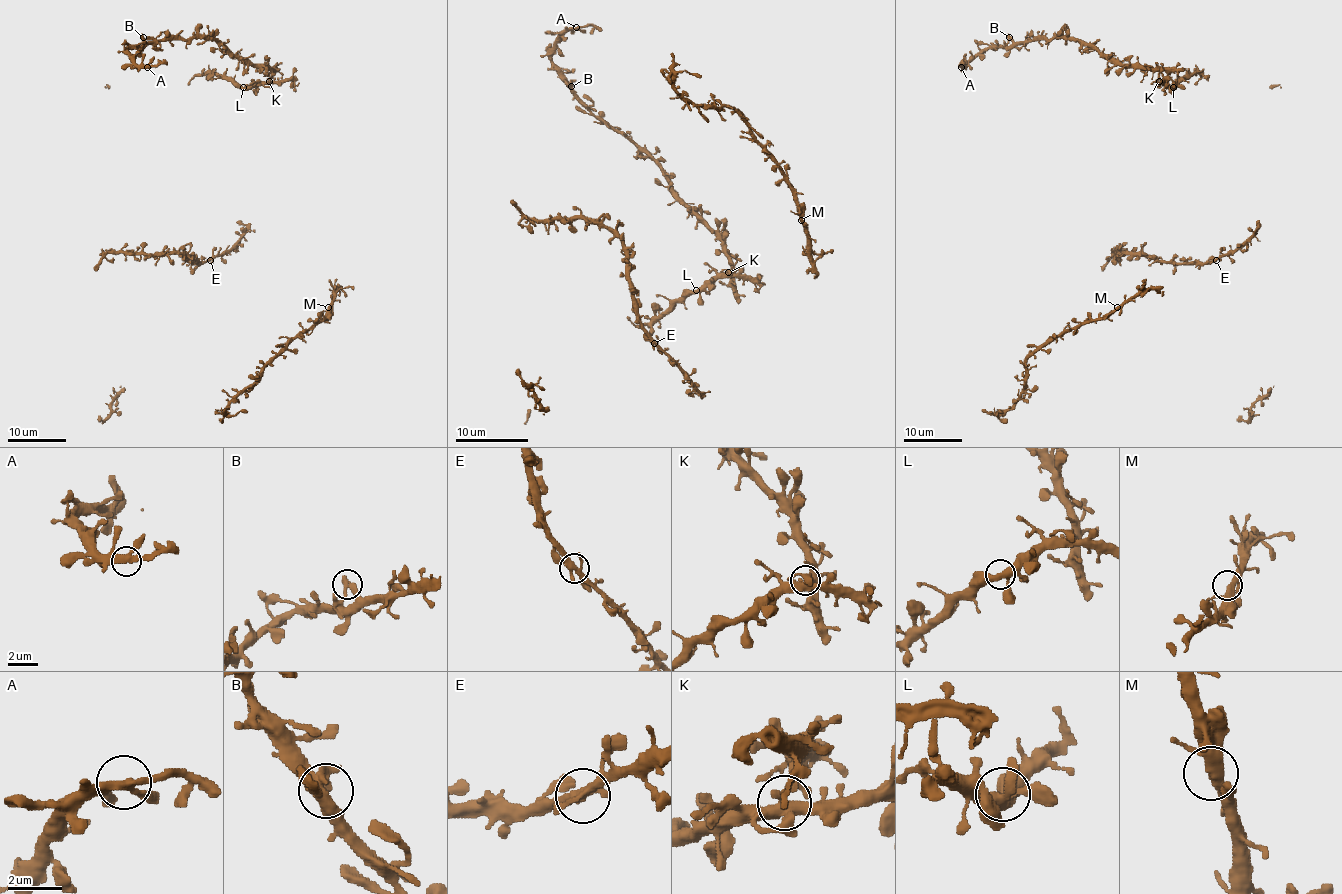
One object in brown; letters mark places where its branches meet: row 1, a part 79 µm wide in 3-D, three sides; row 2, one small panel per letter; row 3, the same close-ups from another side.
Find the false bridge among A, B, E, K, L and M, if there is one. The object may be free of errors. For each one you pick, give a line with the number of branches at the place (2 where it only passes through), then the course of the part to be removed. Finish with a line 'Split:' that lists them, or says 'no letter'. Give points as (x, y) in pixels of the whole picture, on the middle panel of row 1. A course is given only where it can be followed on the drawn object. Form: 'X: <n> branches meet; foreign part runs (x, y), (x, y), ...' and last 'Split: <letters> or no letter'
Split: no letter

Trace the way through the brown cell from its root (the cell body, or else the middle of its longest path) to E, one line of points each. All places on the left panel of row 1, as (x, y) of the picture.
E: (240, 221), (246, 226), (246, 232), (229, 250), (210, 260)

